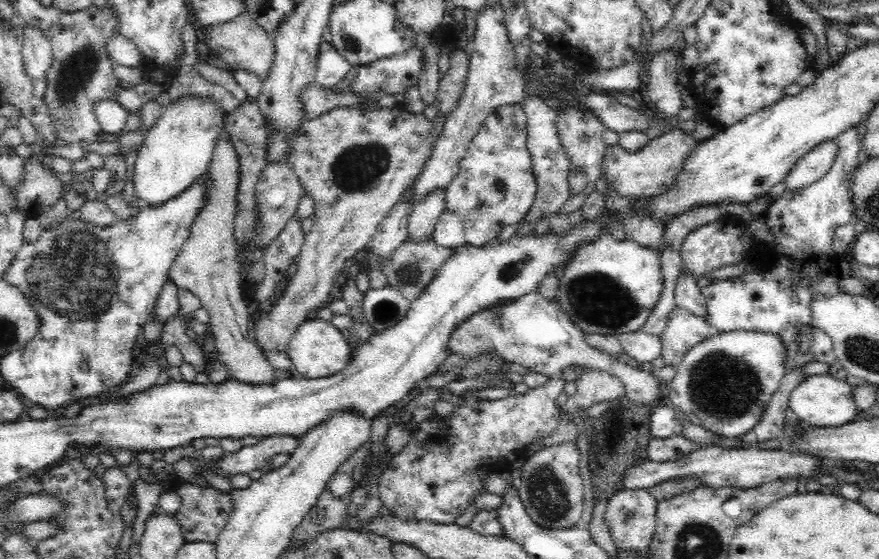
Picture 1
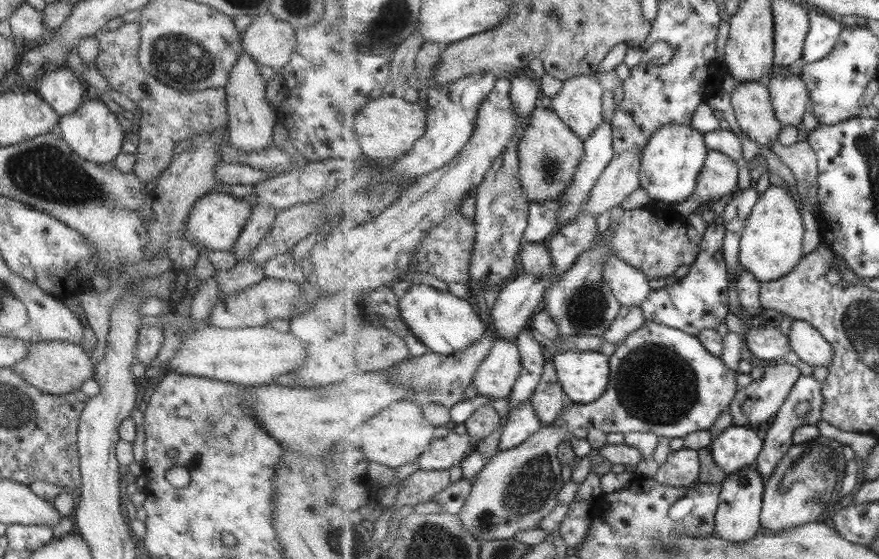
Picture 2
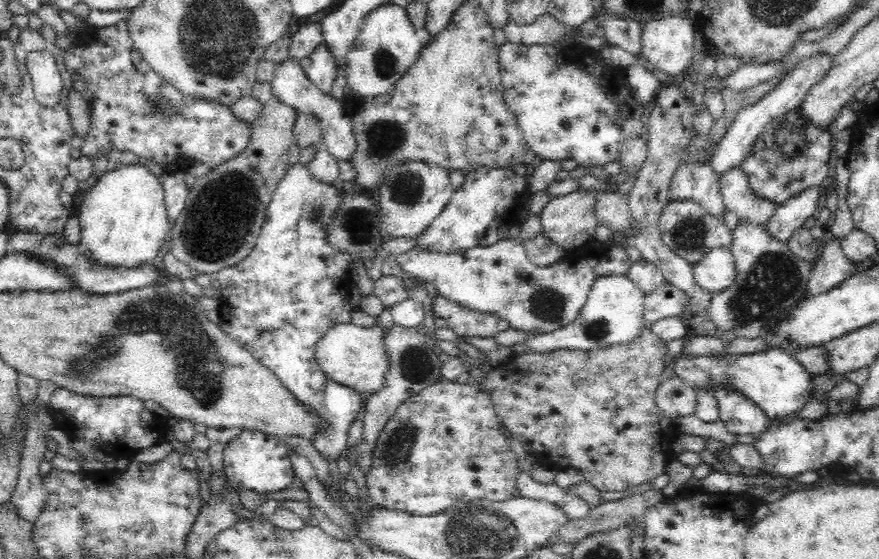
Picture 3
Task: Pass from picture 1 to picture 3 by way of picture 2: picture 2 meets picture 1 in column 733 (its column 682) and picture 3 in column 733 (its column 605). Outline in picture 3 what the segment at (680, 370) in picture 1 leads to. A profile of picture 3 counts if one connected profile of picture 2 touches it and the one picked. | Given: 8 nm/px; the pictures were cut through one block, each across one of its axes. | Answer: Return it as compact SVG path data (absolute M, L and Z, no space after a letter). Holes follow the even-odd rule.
M716 389L713 395L718 401L719 419L734 434L759 436L765 431L767 416L756 403L728 389Z

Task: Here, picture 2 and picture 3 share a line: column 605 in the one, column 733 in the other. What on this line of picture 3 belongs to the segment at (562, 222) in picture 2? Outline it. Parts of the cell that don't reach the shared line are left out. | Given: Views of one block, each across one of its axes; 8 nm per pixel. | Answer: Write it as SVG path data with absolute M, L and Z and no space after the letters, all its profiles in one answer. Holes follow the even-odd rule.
M830 56L803 58L797 64L794 72L784 78L782 84L766 93L755 104L745 107L736 114L732 126L728 127L727 132L714 150L714 156L708 161L708 165L712 167L712 171L719 178L719 182L722 182L724 174L728 174L729 170L739 167L744 162L744 159L752 152L753 142L758 137L770 131L774 123L783 121L788 112L798 108L802 99L805 98L804 94L824 78L831 65L832 58Z

